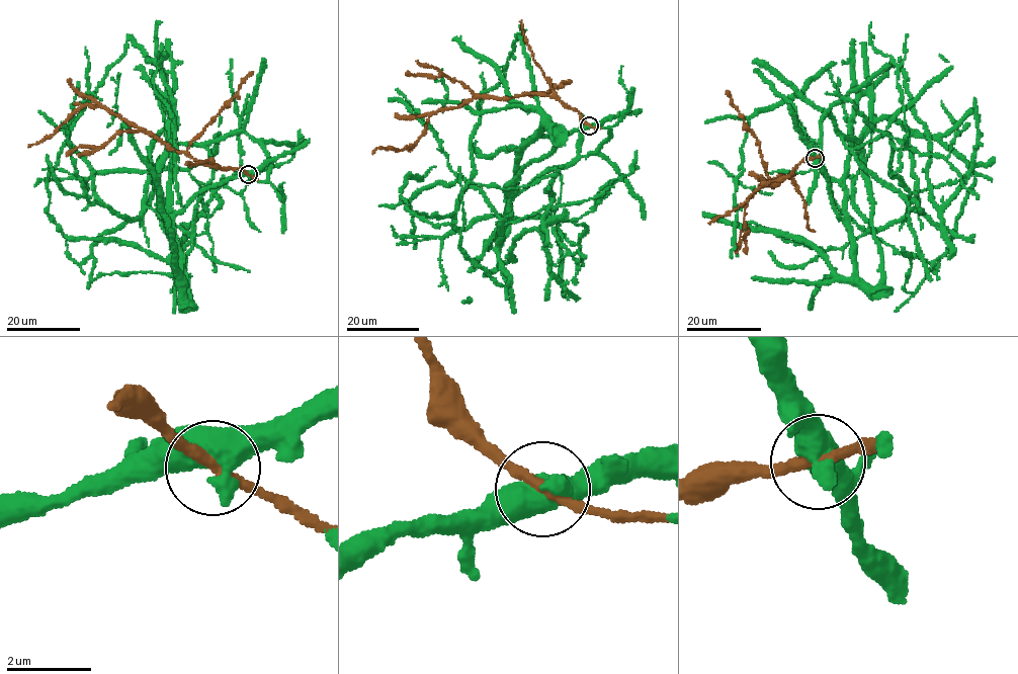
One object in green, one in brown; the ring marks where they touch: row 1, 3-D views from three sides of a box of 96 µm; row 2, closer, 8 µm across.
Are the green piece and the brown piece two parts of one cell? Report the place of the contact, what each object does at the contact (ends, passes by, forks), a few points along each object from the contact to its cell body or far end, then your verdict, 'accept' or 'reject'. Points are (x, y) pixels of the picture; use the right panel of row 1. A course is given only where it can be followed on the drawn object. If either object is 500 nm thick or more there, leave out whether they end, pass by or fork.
place (815, 158); course green (814, 158), (826, 176), (830, 201), (849, 231), (856, 276), (874, 289); course brown (814, 158), (802, 160), (778, 185), (761, 184), (782, 175), (792, 179), (803, 198), (809, 228), (815, 232); accept

